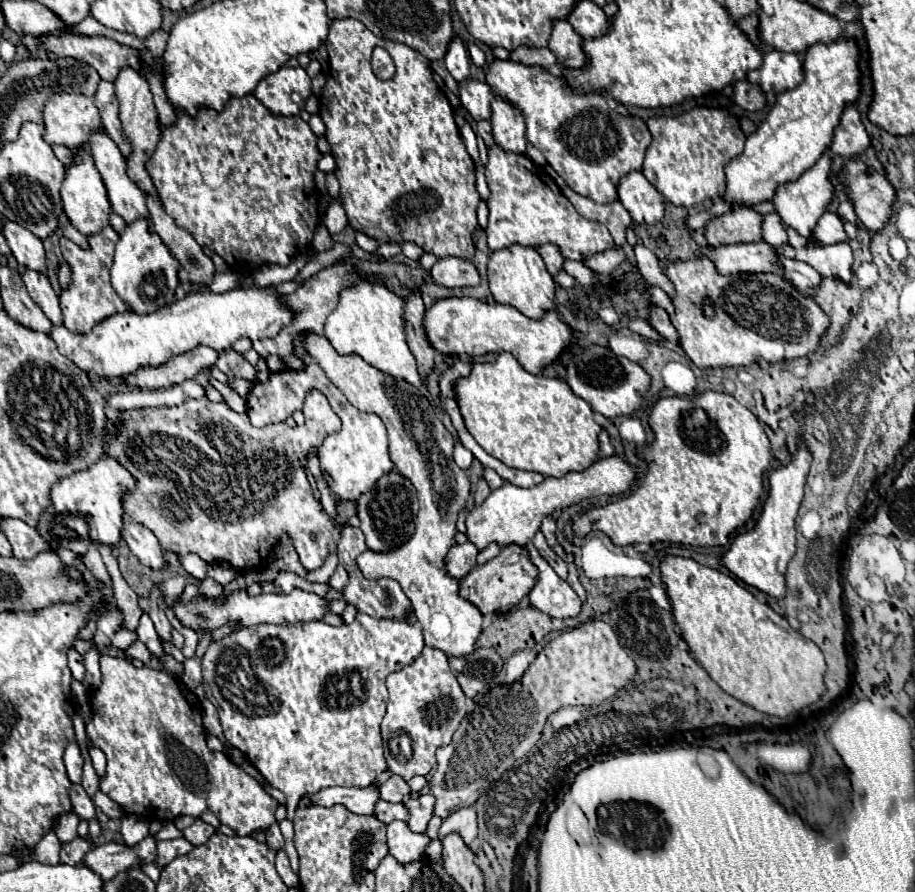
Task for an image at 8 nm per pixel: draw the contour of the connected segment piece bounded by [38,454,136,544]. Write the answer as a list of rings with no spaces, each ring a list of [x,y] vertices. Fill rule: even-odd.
[[[102,454],[98,462],[94,462],[88,470],[76,472],[70,478],[64,478],[52,488],[52,508],[48,508],[38,524],[38,530],[42,536],[52,536],[54,518],[72,514],[72,516],[84,516],[90,528],[90,540],[102,542],[102,544],[118,544],[122,540],[122,520],[124,520],[124,496],[132,492],[136,486],[136,478],[110,454]]]

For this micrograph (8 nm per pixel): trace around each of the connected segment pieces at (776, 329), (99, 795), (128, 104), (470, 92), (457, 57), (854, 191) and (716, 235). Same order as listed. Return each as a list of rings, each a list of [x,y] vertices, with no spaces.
[[[710,258],[664,262],[666,274],[674,282],[676,296],[672,298],[676,314],[672,322],[680,334],[680,346],[686,356],[698,368],[720,368],[720,366],[750,366],[758,358],[766,362],[784,362],[800,356],[810,356],[818,350],[820,338],[824,336],[830,318],[828,314],[810,298],[800,294],[796,286],[786,282],[778,274],[718,274]]]
[[[96,792],[94,794],[94,804],[108,816],[108,818],[122,818],[122,810],[120,810],[120,806],[116,804],[116,802],[112,802],[104,792]]]
[[[126,68],[118,74],[114,86],[116,86],[116,98],[120,102],[120,114],[118,116],[120,116],[122,132],[126,134],[126,138],[130,138],[130,144],[132,144],[130,158],[126,158],[126,172],[144,194],[158,194],[154,190],[154,182],[152,182],[152,178],[146,170],[146,162],[154,154],[154,148],[156,148],[158,138],[160,138],[158,114],[156,114],[156,108],[154,108],[154,102],[152,102],[152,92],[148,88],[148,82],[136,70]]]
[[[466,80],[460,84],[460,100],[468,108],[474,120],[490,120],[490,102],[494,92],[486,82]]]
[[[458,38],[452,40],[444,62],[456,82],[464,82],[466,78],[470,78],[470,60],[468,60],[468,52],[466,52],[466,46],[462,44],[462,40],[458,40]]]
[[[850,160],[840,170],[838,180],[846,186],[860,224],[872,232],[880,232],[890,222],[896,202],[896,190],[884,172],[868,168],[860,160]]]
[[[750,208],[732,210],[732,212],[716,216],[708,222],[706,238],[708,238],[710,246],[760,242],[762,240],[762,220],[764,220],[764,216]]]

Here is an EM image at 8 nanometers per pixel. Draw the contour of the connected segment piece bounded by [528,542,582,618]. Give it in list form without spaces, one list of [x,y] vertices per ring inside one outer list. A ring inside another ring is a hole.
[[[528,544],[530,550],[530,558],[532,562],[538,566],[540,576],[536,586],[532,588],[530,602],[534,608],[538,608],[540,612],[552,616],[552,618],[572,618],[578,616],[580,612],[580,598],[576,596],[576,592],[568,586],[566,580],[562,580],[552,566],[538,554],[538,550],[534,548],[534,544]]]

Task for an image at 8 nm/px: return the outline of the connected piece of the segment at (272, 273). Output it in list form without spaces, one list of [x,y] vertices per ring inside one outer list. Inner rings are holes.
[[[296,254],[286,268],[284,268],[284,266],[266,264],[266,266],[262,266],[262,268],[258,268],[258,270],[254,272],[254,278],[256,278],[256,282],[258,282],[260,286],[268,286],[268,284],[278,286],[278,284],[282,284],[282,282],[294,280],[294,276],[306,266],[306,262],[308,262],[308,256]]]

